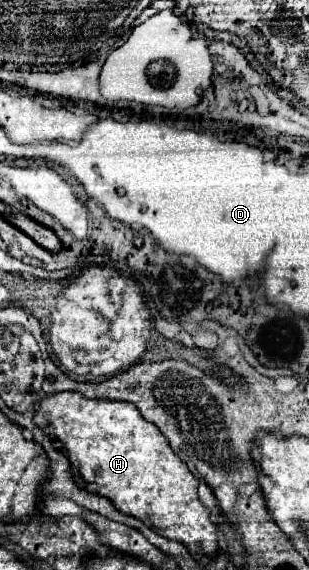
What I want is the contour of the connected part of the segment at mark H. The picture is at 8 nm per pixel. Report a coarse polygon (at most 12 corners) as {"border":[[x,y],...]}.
{"border":[[43,396],[75,478],[189,554],[217,552],[197,478],[129,402]]}

